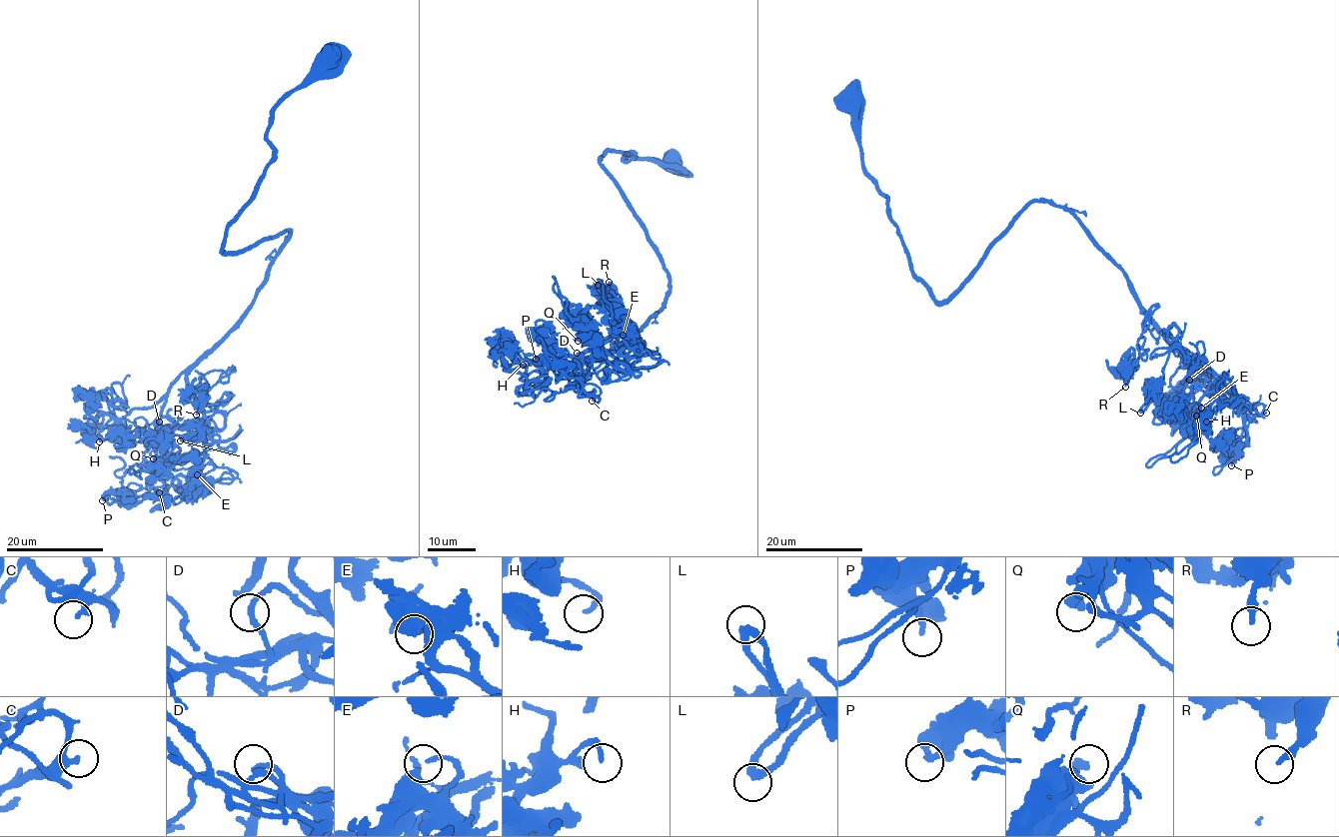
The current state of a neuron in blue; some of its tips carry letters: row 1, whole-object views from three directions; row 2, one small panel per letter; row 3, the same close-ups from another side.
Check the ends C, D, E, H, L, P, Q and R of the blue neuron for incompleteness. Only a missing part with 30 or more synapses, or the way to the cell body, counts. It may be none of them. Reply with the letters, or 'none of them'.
none of them

